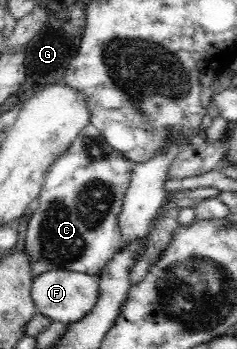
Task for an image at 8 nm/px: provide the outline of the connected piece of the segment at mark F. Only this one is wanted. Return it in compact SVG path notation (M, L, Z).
M51 270L36 275L32 279L30 298L37 308L51 321L60 323L74 323L80 321L94 308L99 291L99 277L82 274L76 271Z

